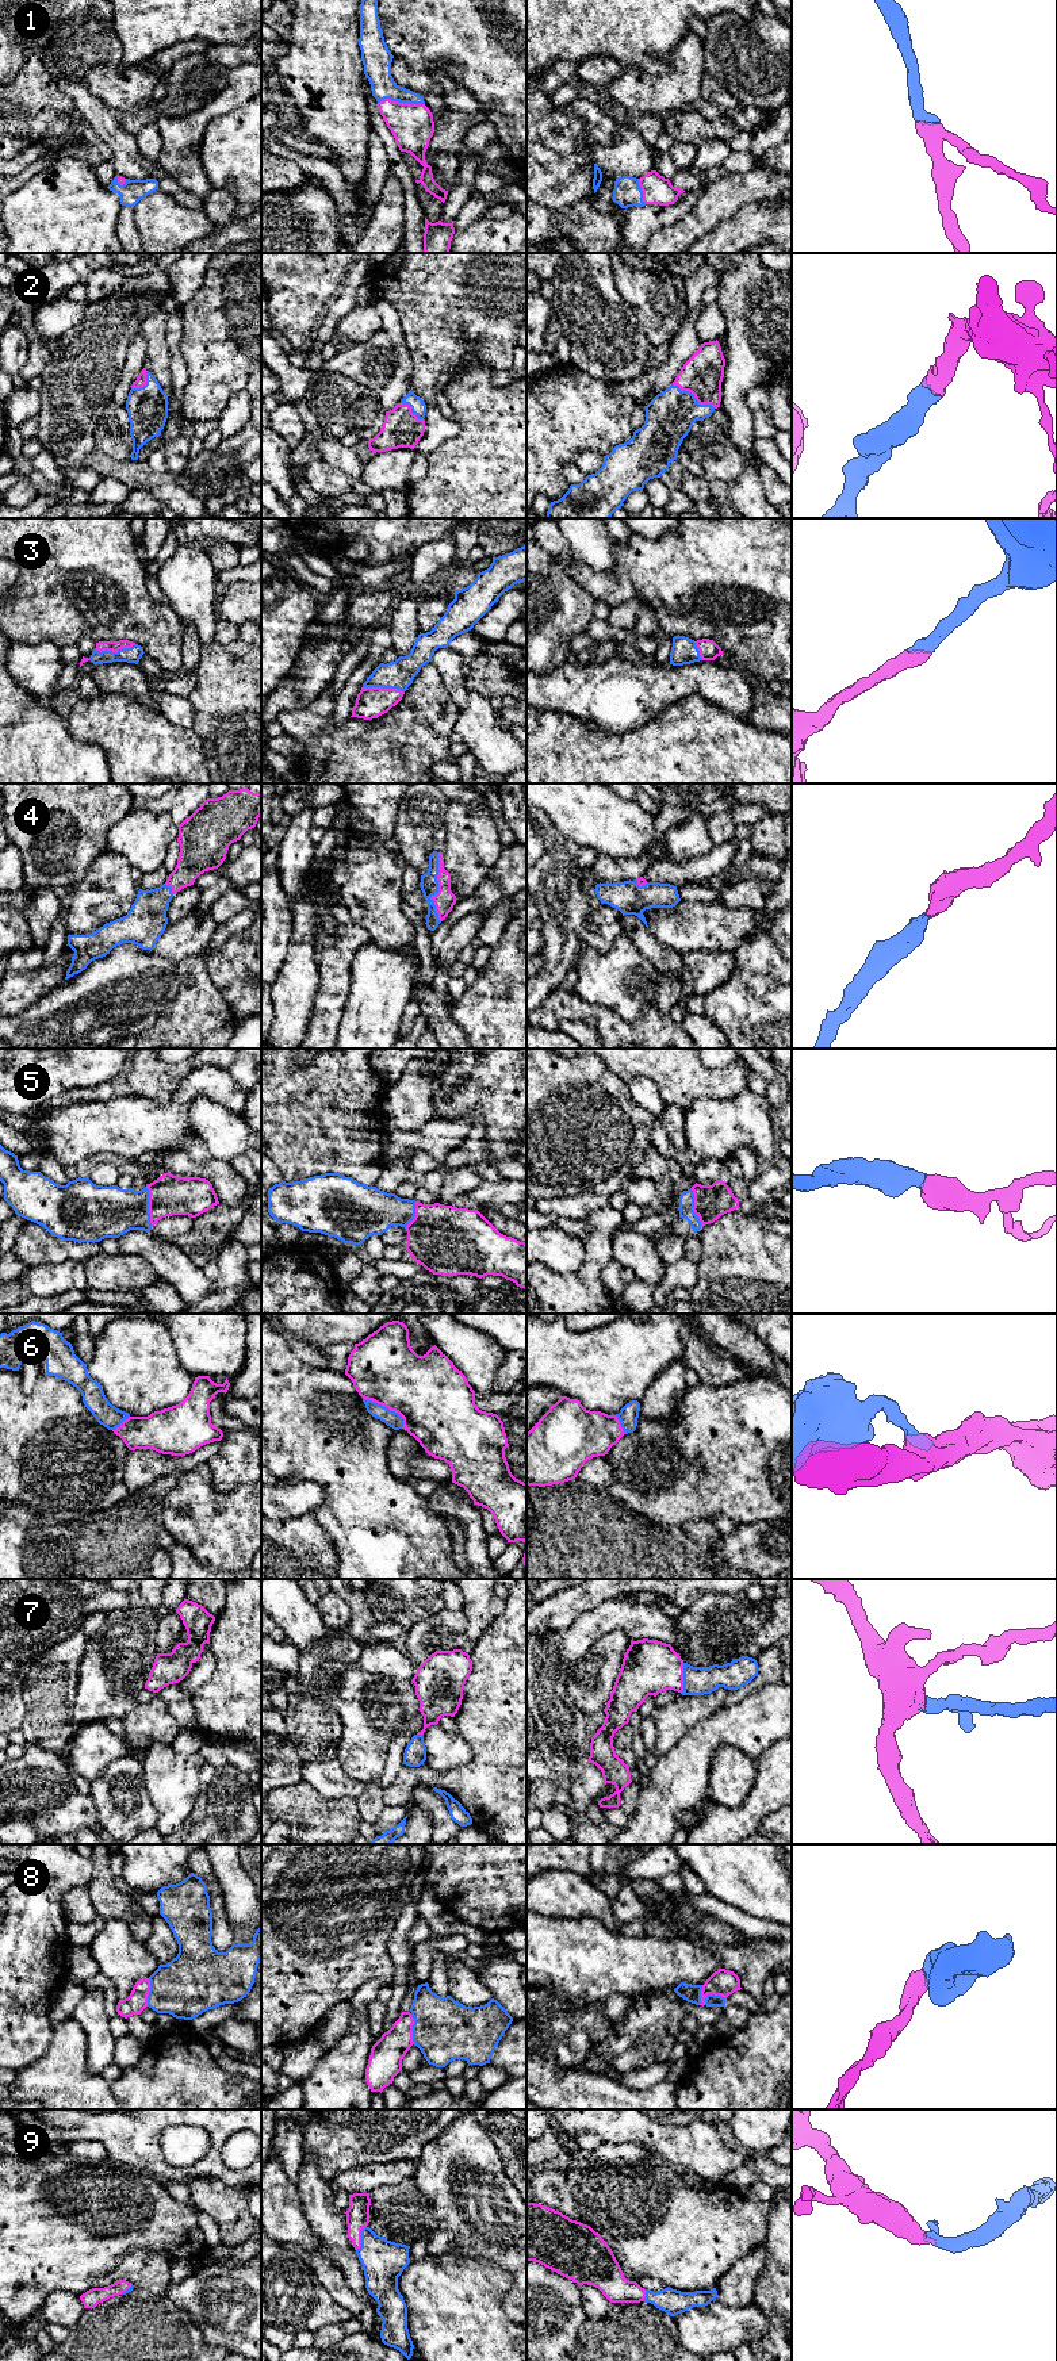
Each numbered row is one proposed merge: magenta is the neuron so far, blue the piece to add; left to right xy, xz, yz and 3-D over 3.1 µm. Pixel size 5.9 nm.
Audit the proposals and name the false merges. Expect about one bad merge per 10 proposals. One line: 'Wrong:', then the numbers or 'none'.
Wrong: 8

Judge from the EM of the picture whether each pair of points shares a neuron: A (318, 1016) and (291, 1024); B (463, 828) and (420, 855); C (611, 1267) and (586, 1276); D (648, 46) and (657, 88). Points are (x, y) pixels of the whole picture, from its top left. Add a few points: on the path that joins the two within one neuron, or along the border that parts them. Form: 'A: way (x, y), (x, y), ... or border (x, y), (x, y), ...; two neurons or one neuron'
A: border (317, 988), (313, 996), (307, 1028), (303, 1034); two neurons
B: border (451, 801), (443, 824); two neurons
C: border (612, 1257), (601, 1271), (601, 1281), (615, 1299); two neurons
D: border (674, 48), (663, 71), (627, 66); two neurons

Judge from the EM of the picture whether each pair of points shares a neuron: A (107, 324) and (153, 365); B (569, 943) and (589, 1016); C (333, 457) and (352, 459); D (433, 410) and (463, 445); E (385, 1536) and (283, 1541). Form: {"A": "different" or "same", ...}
{"A": "different", "B": "different", "C": "same", "D": "different", "E": "different"}

